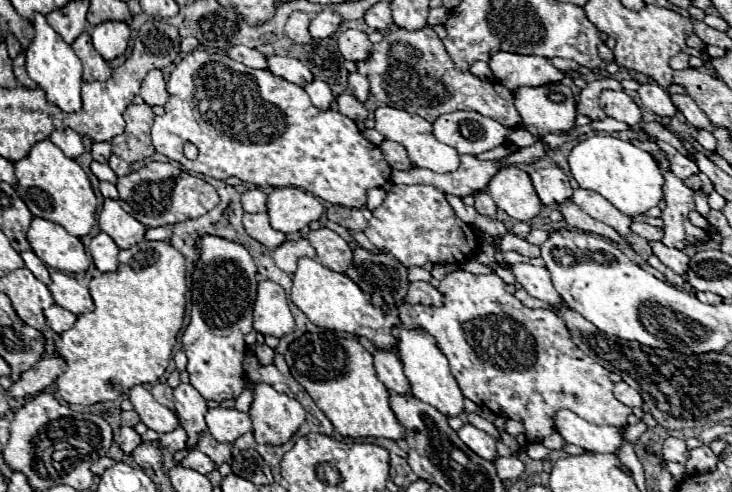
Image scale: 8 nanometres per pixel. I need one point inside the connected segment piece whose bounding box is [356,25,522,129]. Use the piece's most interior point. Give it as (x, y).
(409, 70)

